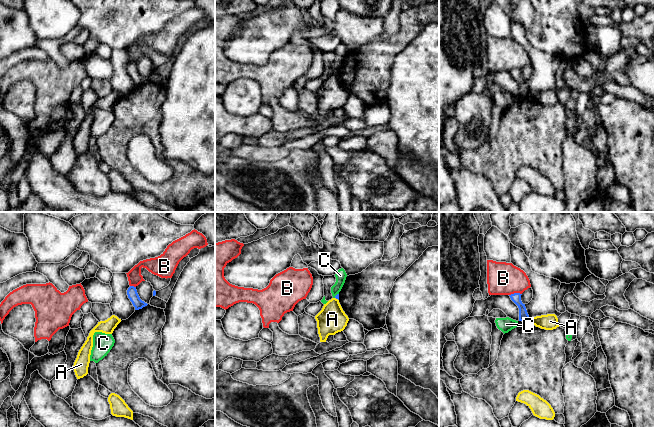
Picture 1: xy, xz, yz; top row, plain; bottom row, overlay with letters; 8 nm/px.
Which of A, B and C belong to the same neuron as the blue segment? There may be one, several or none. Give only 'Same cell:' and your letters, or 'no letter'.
Same cell: no letter

